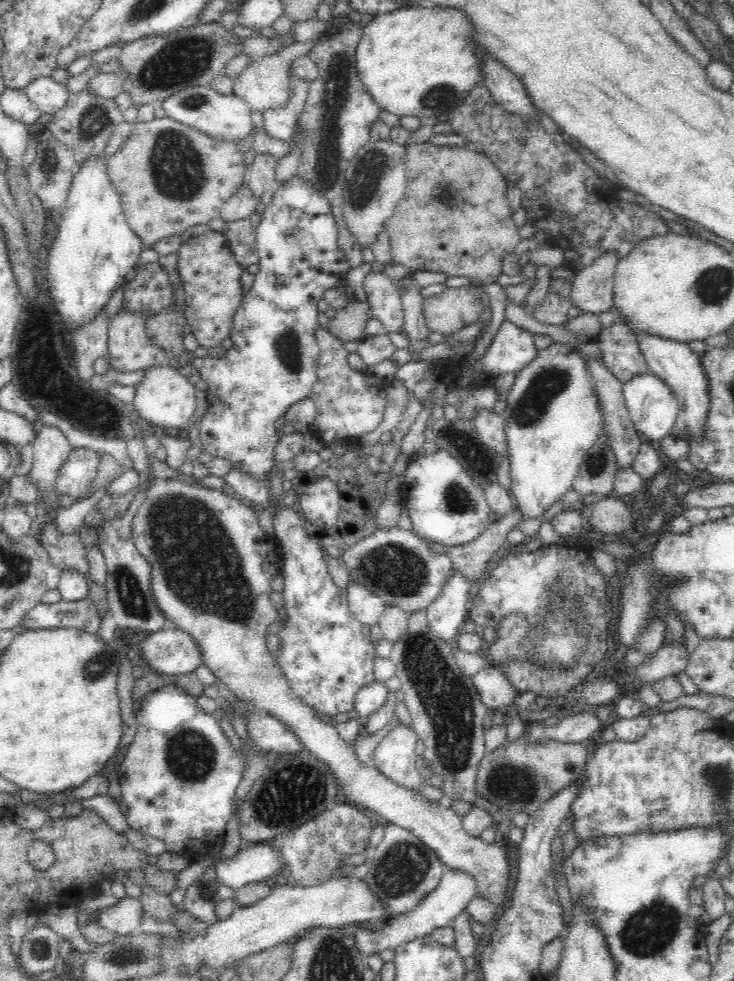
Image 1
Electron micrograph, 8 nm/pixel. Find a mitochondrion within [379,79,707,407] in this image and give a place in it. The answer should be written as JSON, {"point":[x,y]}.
{"point":[440,96]}

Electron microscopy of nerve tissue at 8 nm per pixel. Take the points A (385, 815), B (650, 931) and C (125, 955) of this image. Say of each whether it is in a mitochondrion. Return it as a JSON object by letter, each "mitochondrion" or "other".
{"A":"other","B":"mitochondrion","C":"mitochondrion"}

